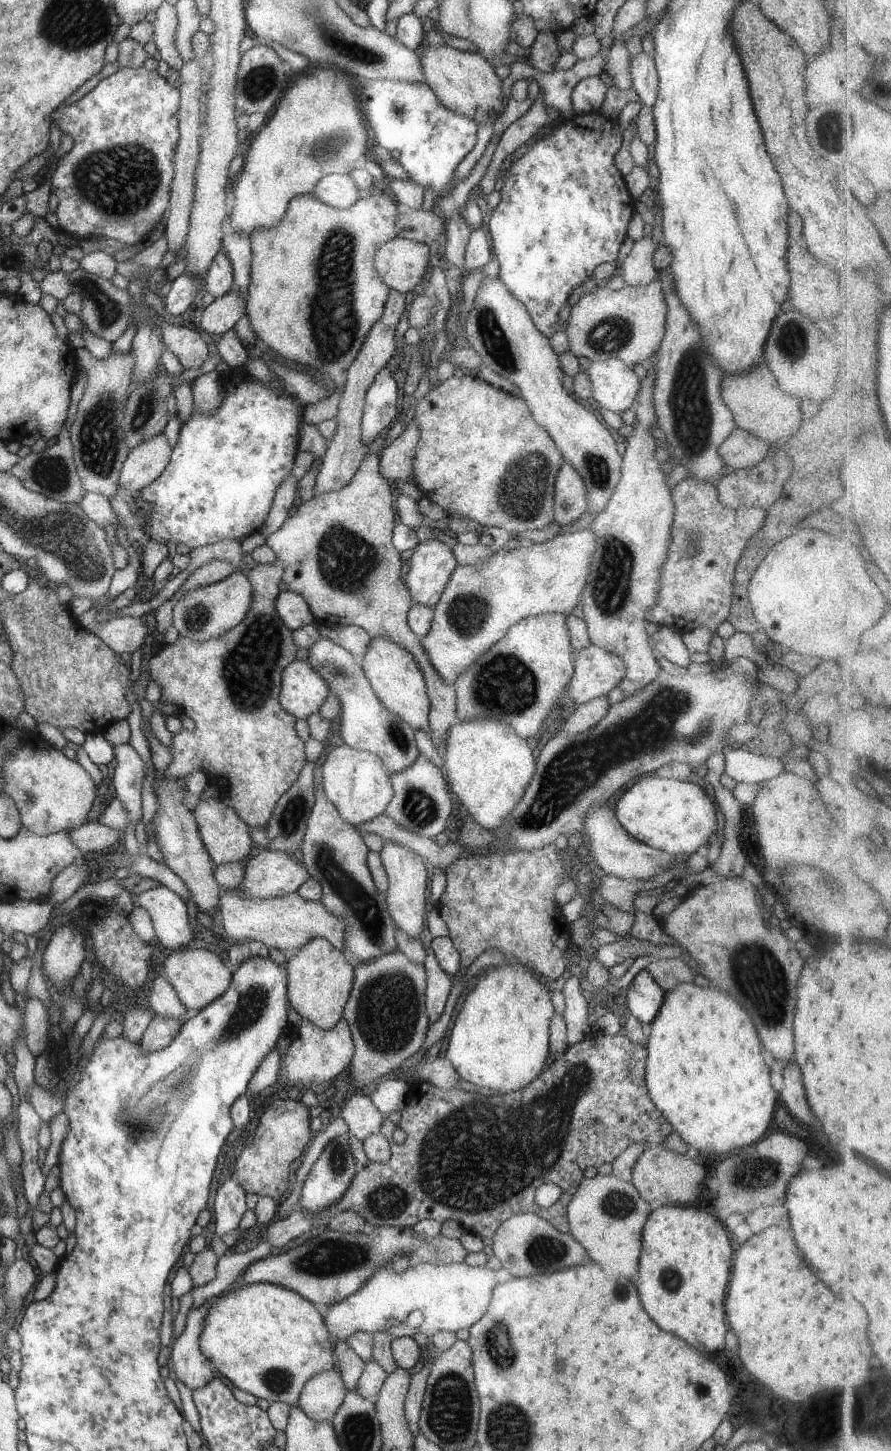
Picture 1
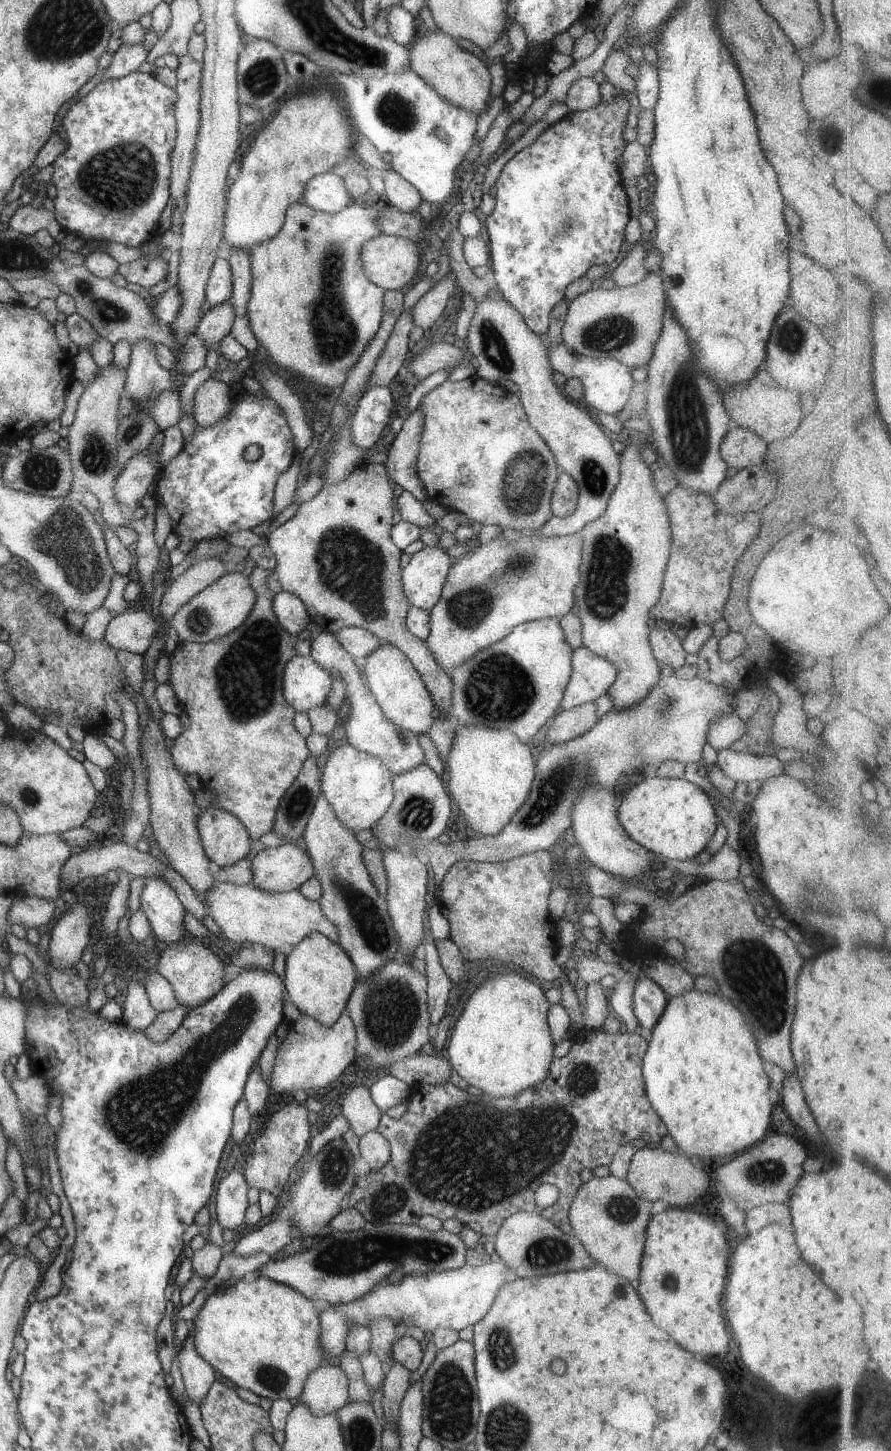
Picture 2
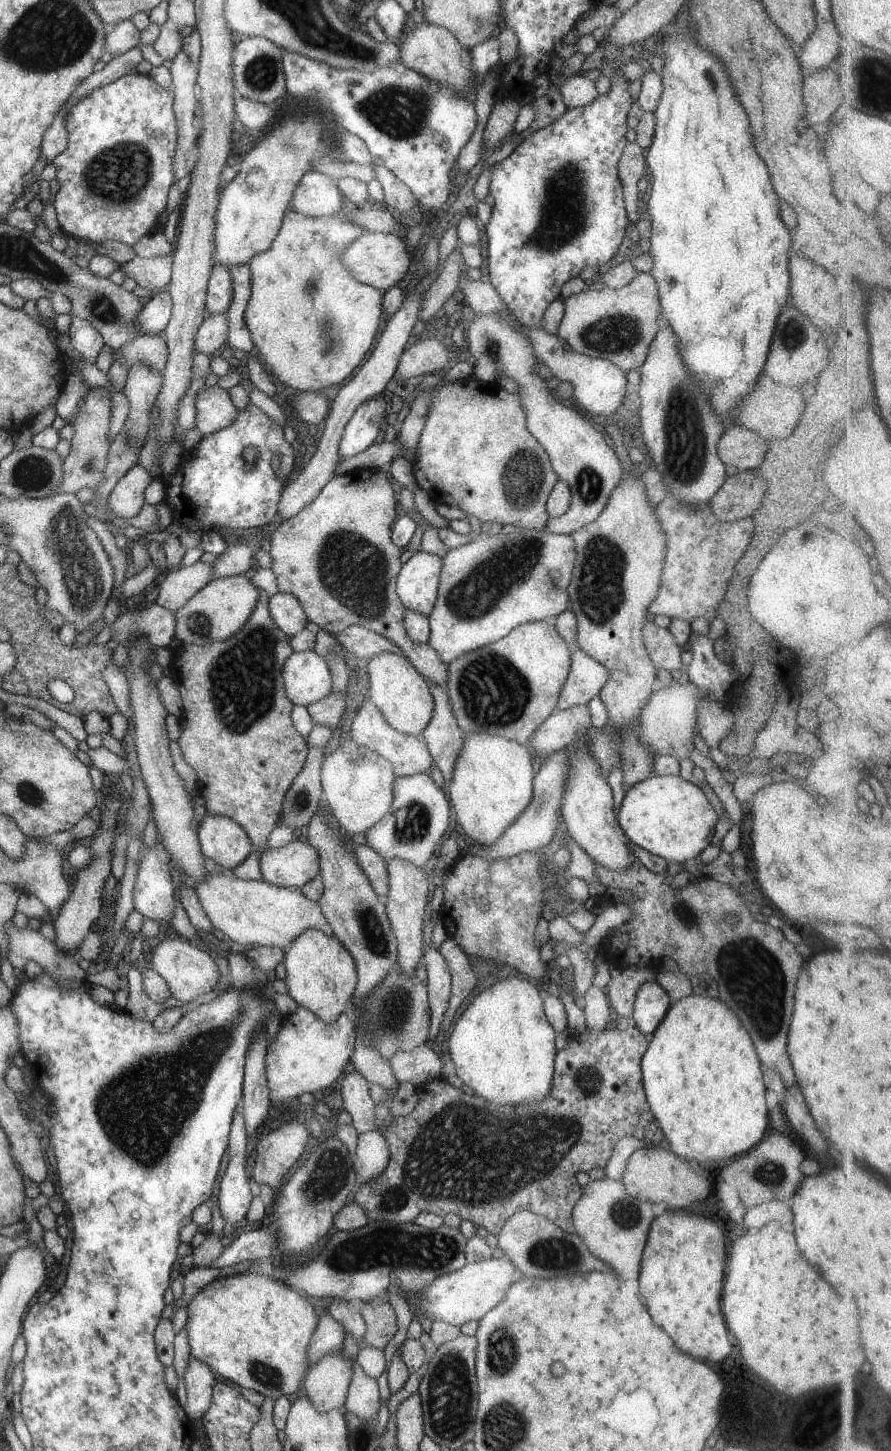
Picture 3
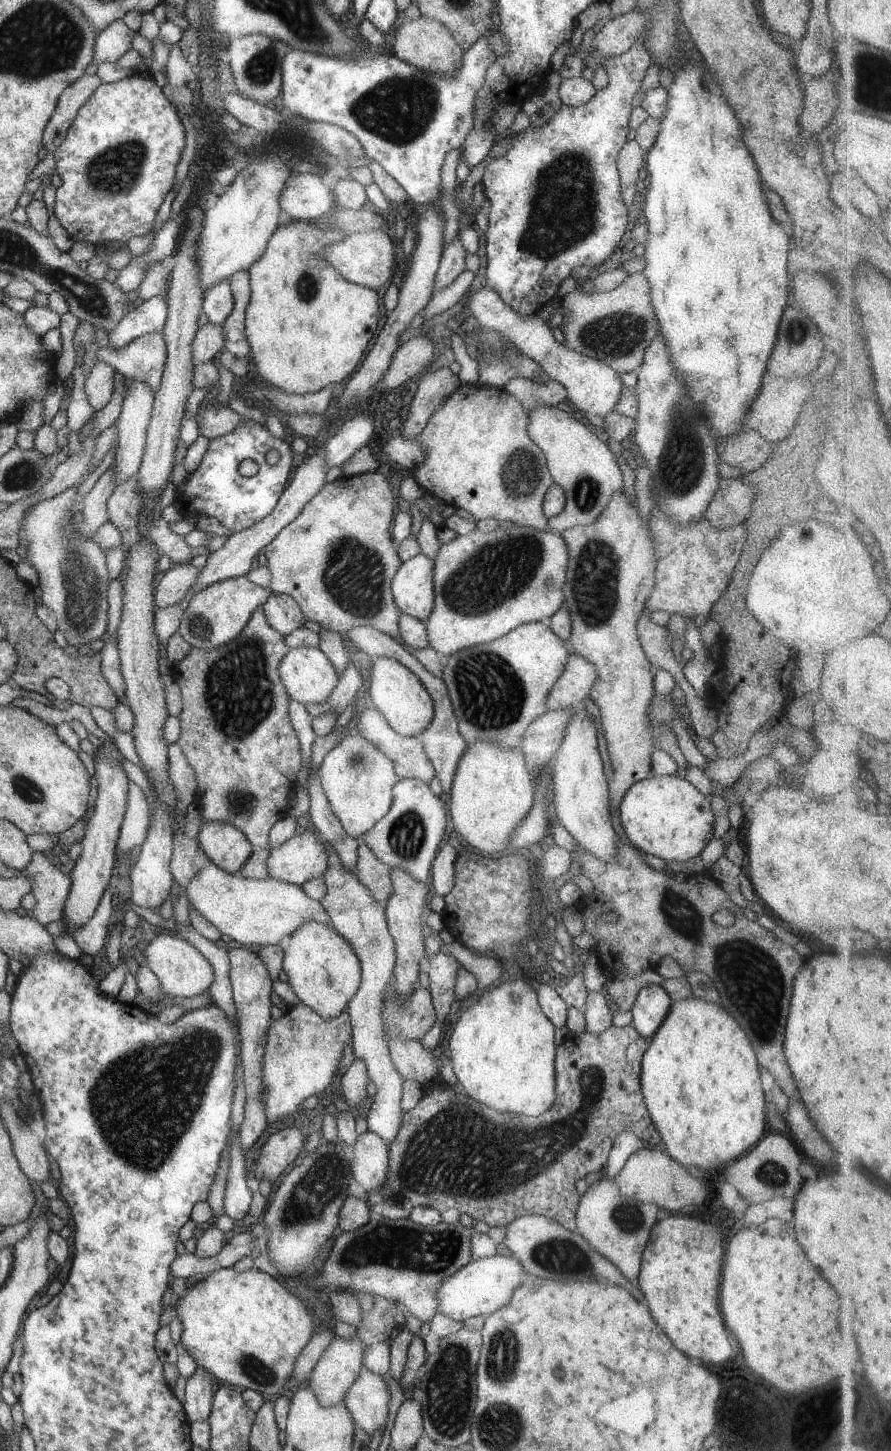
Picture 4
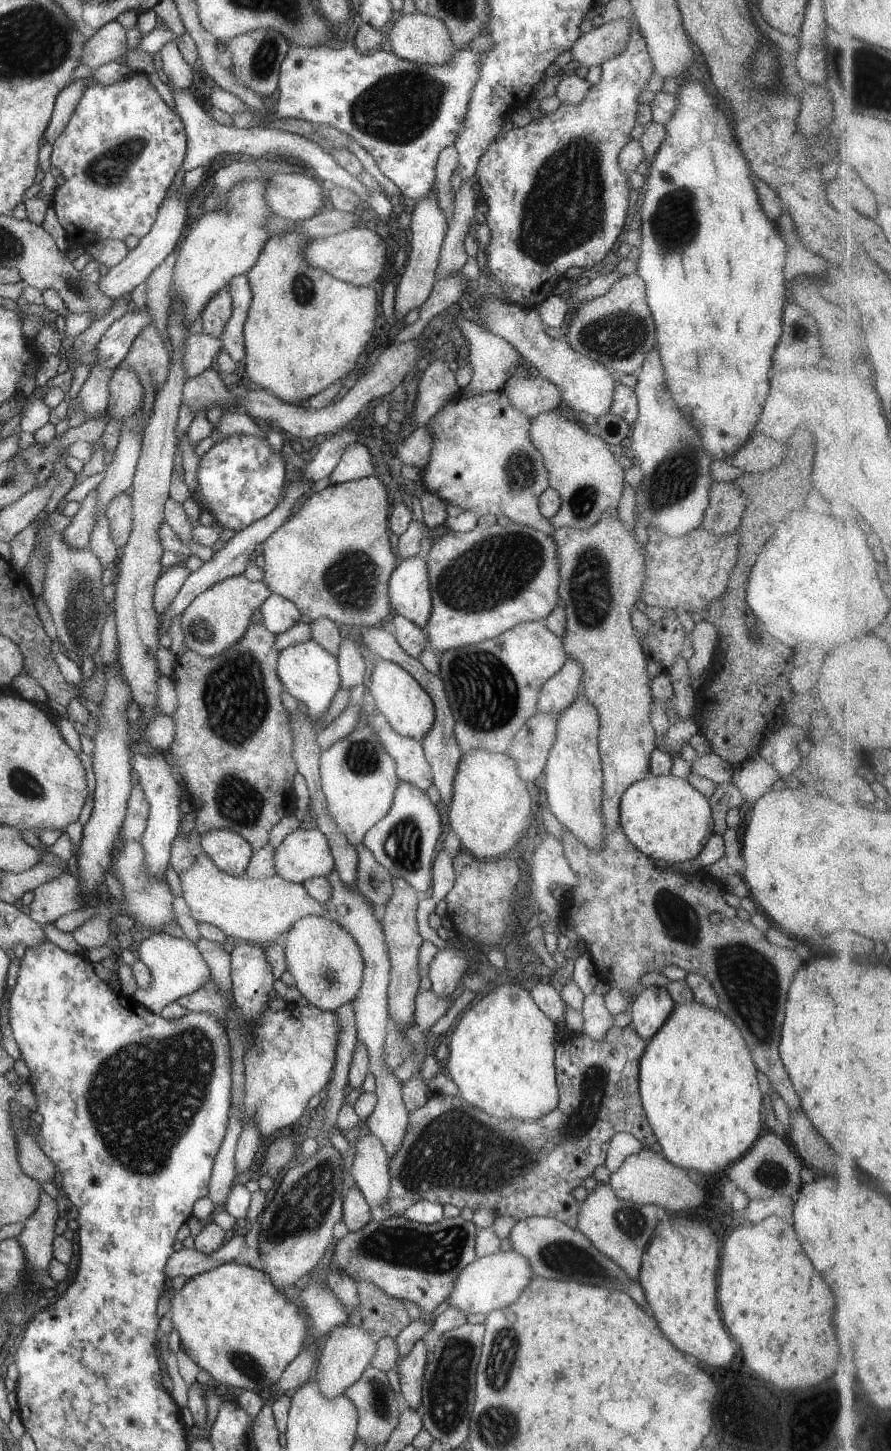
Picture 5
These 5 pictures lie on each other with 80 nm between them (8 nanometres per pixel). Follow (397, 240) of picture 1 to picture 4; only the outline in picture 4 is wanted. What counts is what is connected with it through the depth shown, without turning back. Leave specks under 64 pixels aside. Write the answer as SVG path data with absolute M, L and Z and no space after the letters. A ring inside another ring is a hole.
M370 230L362 233L351 233L335 244L327 245L320 253L339 275L349 282L369 287L375 291L385 282L390 282L395 268L393 244L384 230Z

